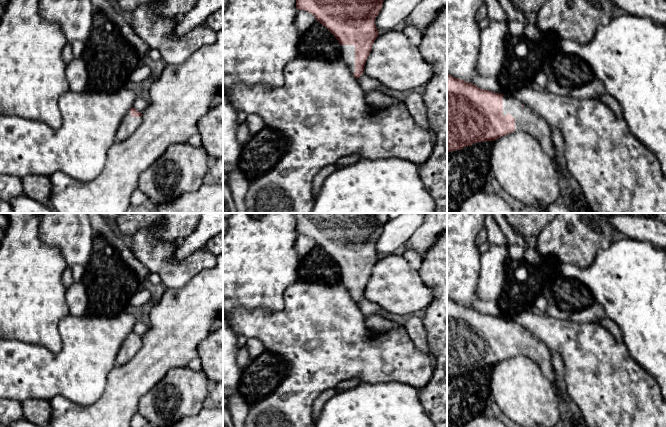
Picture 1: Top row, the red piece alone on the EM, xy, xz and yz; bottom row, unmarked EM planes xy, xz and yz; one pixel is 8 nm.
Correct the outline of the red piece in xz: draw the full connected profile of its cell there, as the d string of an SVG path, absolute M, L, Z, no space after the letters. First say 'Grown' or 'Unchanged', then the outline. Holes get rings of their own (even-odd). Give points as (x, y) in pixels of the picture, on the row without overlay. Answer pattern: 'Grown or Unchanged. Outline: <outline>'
Grown. Outline: M293 213L296 231L311 237L338 264L342 284L356 303L364 296L366 284L379 259L375 243L383 226L390 220L389 213Z

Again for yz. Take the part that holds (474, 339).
Grown. Outline: M447 298L447 375L461 374L474 367L494 365L514 355L524 355L533 360L545 377L552 383L555 391L556 373L552 363L552 353L548 347L515 321L484 314L476 309Z

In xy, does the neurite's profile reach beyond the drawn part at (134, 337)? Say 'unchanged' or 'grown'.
grown

